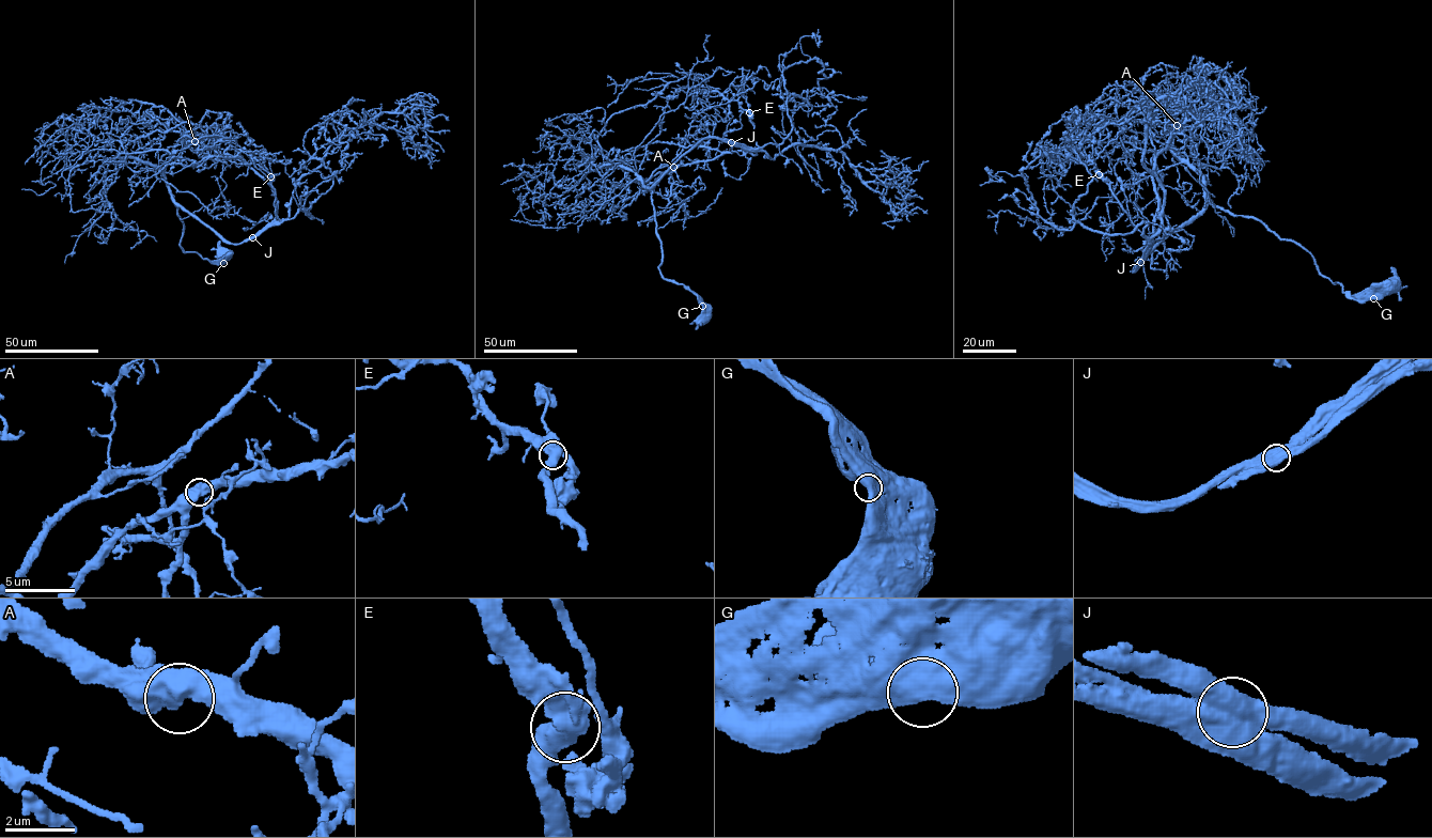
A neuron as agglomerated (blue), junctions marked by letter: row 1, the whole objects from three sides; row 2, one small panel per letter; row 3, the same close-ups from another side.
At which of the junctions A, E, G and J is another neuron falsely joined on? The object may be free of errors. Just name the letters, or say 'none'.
J

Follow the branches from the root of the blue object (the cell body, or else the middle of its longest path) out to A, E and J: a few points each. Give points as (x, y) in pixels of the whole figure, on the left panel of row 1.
A: (223, 254), (224, 261), (208, 261), (183, 250), (165, 168), (174, 146), (199, 124), (243, 161), (195, 141)
E: (223, 254), (224, 261), (208, 261), (183, 250), (172, 197), (224, 241), (240, 244), (281, 221), (270, 176)
J: (223, 254), (224, 261), (208, 261), (183, 250), (183, 222), (173, 197), (224, 241), (240, 244), (253, 237)

